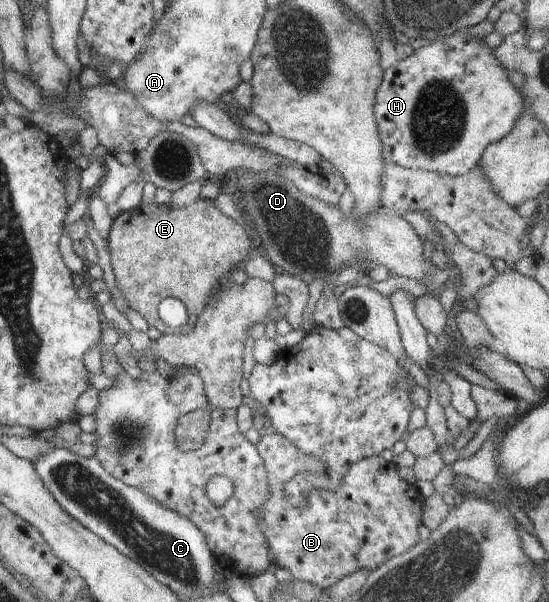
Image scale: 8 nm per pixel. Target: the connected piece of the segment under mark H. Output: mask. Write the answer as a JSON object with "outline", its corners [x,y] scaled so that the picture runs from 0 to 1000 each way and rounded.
{"outline":[[[847,50],[836,60],[787,66],[787,73],[754,83],[749,93],[698,120],[679,184],[694,257],[703,271],[710,267],[750,282],[836,294],[874,269],[891,239],[916,231],[931,218],[947,191],[971,189],[947,150],[925,133],[925,116],[911,110],[898,83],[882,76],[880,66],[860,63]]]}

